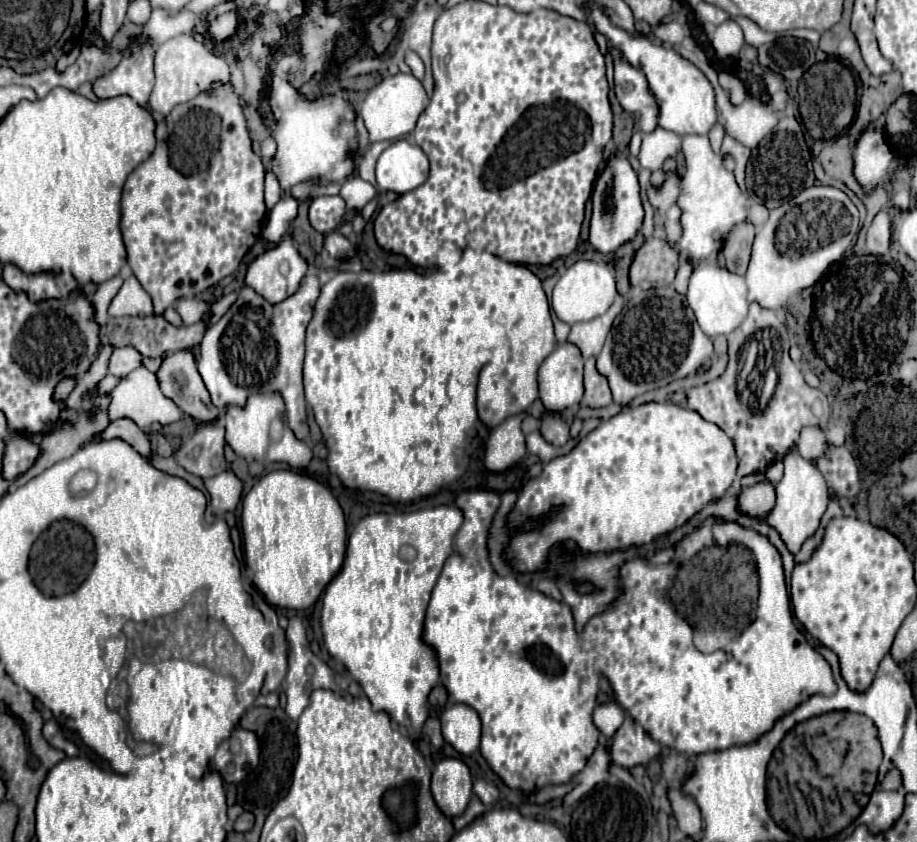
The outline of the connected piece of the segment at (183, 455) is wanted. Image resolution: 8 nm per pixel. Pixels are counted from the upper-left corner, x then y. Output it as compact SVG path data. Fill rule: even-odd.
M220 423L202 425L178 451L176 461L190 473L208 479L228 469L224 459L224 427ZM194 449L200 449L196 457L192 457Z

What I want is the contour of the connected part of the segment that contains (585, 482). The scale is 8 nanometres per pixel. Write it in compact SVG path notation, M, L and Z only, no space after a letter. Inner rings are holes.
M642 403L638 407L624 407L618 415L602 421L594 431L590 431L586 437L582 437L580 443L570 453L554 457L552 461L544 463L542 473L534 479L528 479L522 485L514 511L510 511L510 519L506 519L508 529L510 529L510 539L508 539L504 555L516 573L538 573L548 567L548 557L550 557L552 549L562 545L564 541L576 541L576 547L584 555L594 555L598 551L610 551L610 553L626 551L630 547L640 547L640 545L652 543L652 541L660 539L662 535L672 533L678 527L686 525L698 511L702 511L702 507L706 507L706 503L710 503L710 499L722 499L722 495L726 495L728 489L732 487L736 471L738 471L738 455L734 451L734 441L718 425L706 423L706 419L702 419L698 415L698 411L690 411L676 403ZM530 519L542 519L542 527L534 527L534 531L522 531L522 527L526 527L526 523Z

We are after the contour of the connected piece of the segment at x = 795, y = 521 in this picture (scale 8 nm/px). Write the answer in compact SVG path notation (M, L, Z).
M796 451L784 457L784 477L776 483L776 507L768 515L768 525L780 533L790 553L796 553L806 537L810 537L818 529L820 517L824 515L830 499L828 495L828 485L822 479L818 467L814 467L814 463L806 461Z

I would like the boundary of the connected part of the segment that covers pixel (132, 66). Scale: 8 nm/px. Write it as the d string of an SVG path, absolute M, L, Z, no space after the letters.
M146 31L134 37L134 45L128 55L94 83L98 99L112 99L120 95L132 97L140 107L148 107L152 83L154 83L154 43L148 41Z

